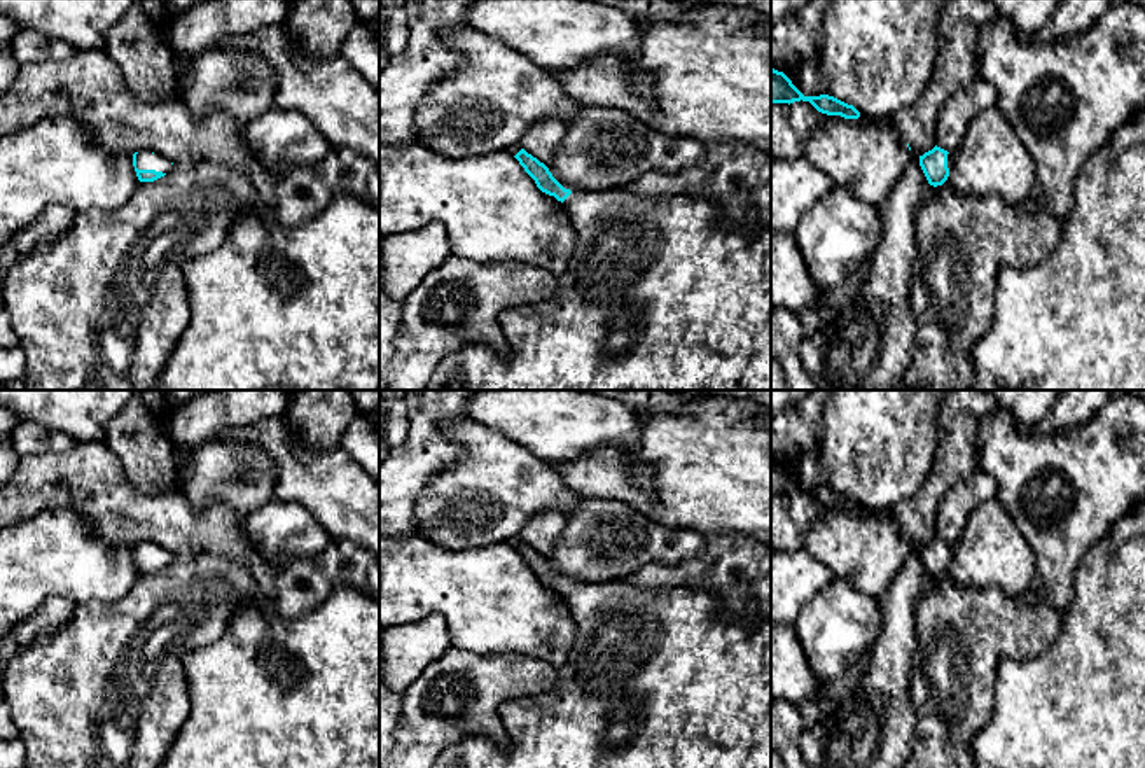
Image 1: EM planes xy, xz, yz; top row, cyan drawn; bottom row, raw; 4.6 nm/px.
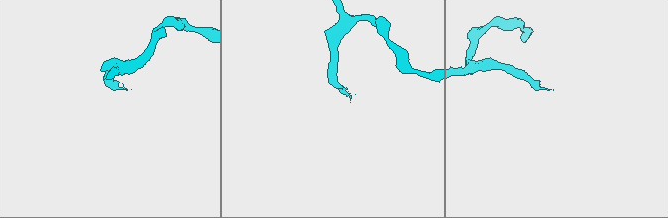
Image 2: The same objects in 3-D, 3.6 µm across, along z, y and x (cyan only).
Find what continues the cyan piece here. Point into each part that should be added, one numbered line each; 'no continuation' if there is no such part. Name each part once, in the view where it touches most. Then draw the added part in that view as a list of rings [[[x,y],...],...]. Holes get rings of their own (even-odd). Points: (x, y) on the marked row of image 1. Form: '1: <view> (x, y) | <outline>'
1: xy (145, 160) | [[[140,150],[136,154],[136,168],[138,170],[156,170],[163,173],[170,173],[173,170],[173,164],[170,159],[152,154],[150,150]]]

